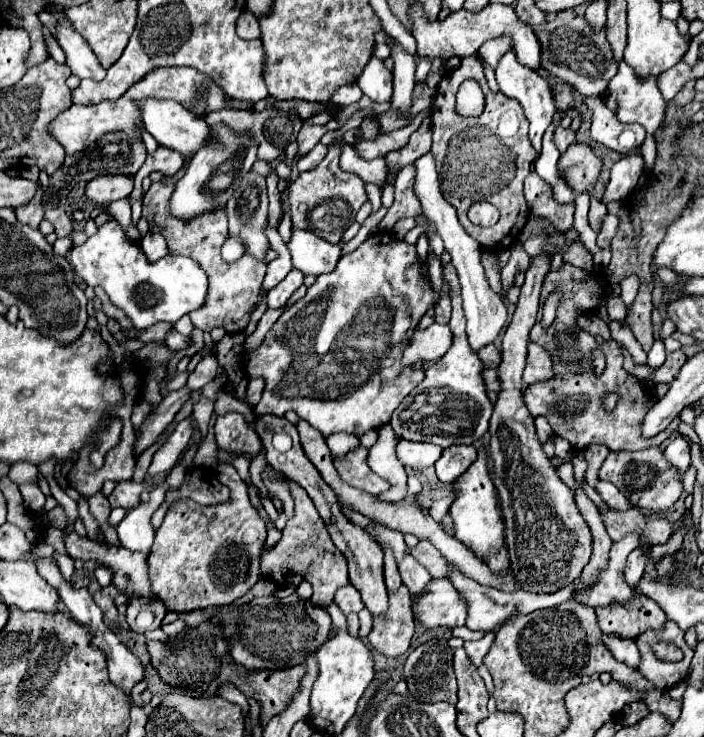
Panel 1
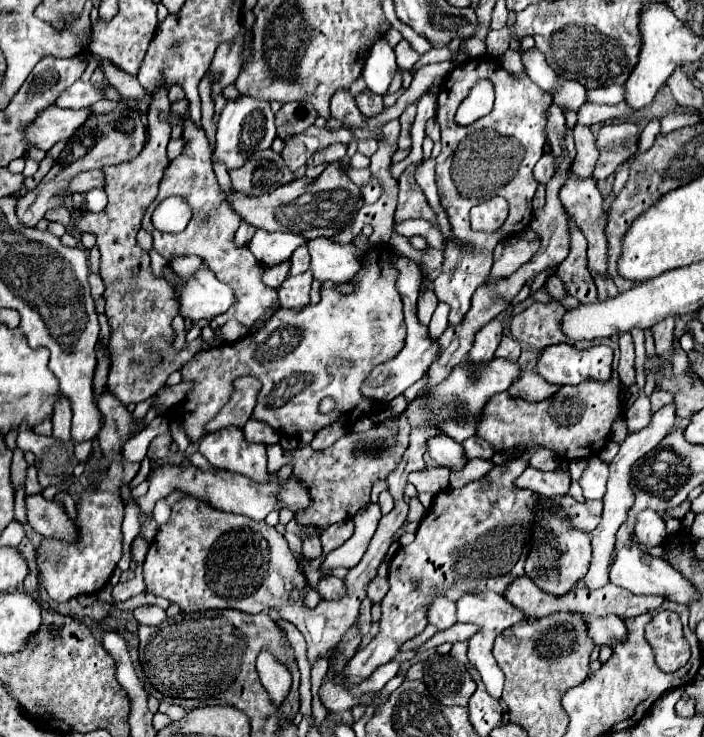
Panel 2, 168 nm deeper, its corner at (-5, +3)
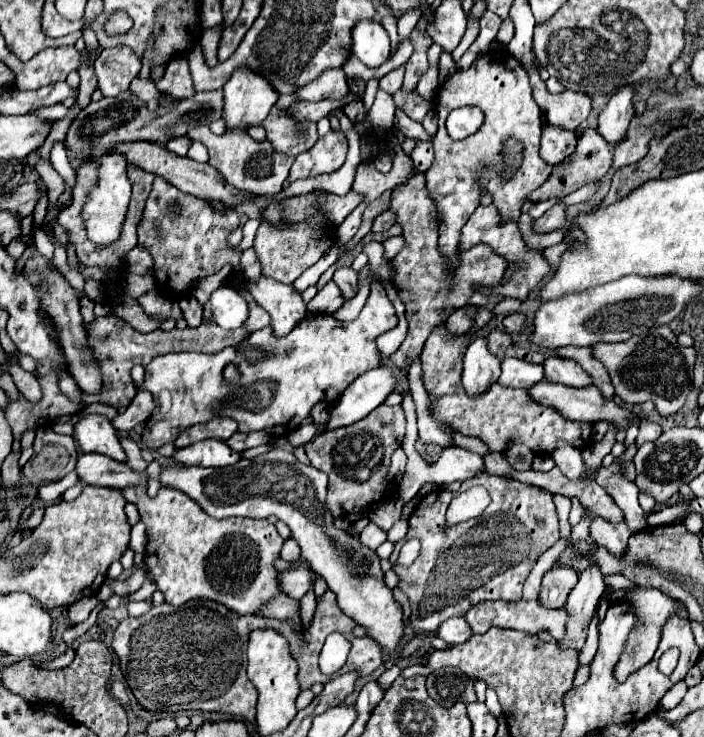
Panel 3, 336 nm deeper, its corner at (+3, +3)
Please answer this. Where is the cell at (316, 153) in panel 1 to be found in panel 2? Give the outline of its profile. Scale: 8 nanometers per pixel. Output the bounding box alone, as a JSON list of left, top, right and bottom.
[307,144,347,166]

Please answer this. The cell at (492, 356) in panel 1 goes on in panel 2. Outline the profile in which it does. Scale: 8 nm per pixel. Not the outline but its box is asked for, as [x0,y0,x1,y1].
[495,336,521,362]

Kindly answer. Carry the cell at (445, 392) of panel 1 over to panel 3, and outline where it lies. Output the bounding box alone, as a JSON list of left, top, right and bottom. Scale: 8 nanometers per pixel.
[499,358,545,388]

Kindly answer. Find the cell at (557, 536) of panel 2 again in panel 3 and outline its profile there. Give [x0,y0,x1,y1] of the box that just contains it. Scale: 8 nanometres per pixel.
[539,564,577,608]

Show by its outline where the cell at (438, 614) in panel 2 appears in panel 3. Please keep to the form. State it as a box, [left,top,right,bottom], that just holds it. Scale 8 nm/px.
[437,618,471,644]

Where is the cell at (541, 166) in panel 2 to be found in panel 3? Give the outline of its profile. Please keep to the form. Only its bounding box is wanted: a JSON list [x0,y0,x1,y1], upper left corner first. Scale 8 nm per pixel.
[541,126,577,166]

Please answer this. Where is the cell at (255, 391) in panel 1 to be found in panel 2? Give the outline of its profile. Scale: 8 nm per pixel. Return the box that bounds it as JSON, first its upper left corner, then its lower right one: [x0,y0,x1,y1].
[205,376,261,434]

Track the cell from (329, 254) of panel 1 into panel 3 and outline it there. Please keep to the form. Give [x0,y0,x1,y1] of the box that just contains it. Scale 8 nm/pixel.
[333,266,357,298]

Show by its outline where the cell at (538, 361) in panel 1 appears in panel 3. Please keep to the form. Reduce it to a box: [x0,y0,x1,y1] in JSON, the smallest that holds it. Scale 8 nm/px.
[543,356,591,388]

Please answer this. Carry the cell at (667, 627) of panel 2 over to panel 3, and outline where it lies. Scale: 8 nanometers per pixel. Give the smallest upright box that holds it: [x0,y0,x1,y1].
[659,648,679,676]

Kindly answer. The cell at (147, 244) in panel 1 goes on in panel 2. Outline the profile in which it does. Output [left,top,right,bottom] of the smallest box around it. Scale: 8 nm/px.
[171,256,203,278]

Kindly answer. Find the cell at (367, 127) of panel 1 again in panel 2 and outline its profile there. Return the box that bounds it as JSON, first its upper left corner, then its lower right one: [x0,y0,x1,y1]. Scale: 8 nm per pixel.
[355,90,383,118]

